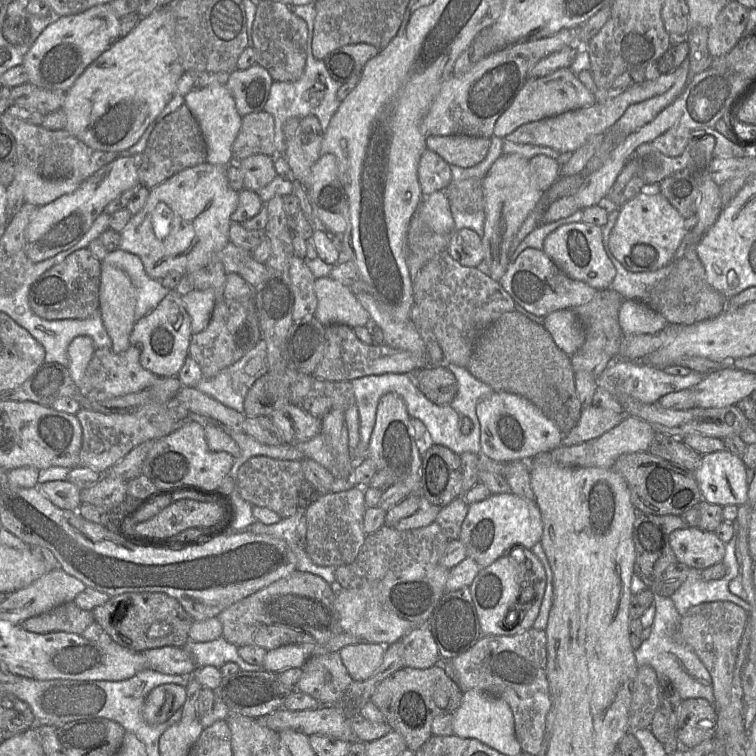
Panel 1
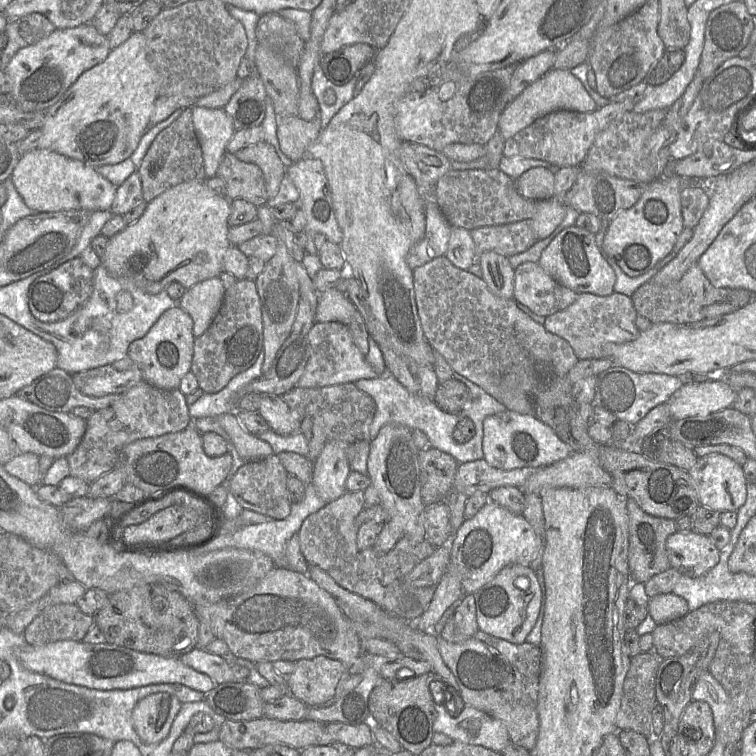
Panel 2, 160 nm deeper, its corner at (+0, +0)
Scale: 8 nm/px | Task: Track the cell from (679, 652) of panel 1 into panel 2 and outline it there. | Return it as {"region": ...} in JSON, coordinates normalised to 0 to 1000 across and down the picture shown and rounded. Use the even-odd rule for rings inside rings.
{"region":[[[930,888],[922,896],[914,923],[938,933],[943,944],[944,963],[956,956],[970,940],[966,922],[938,888]]]}

